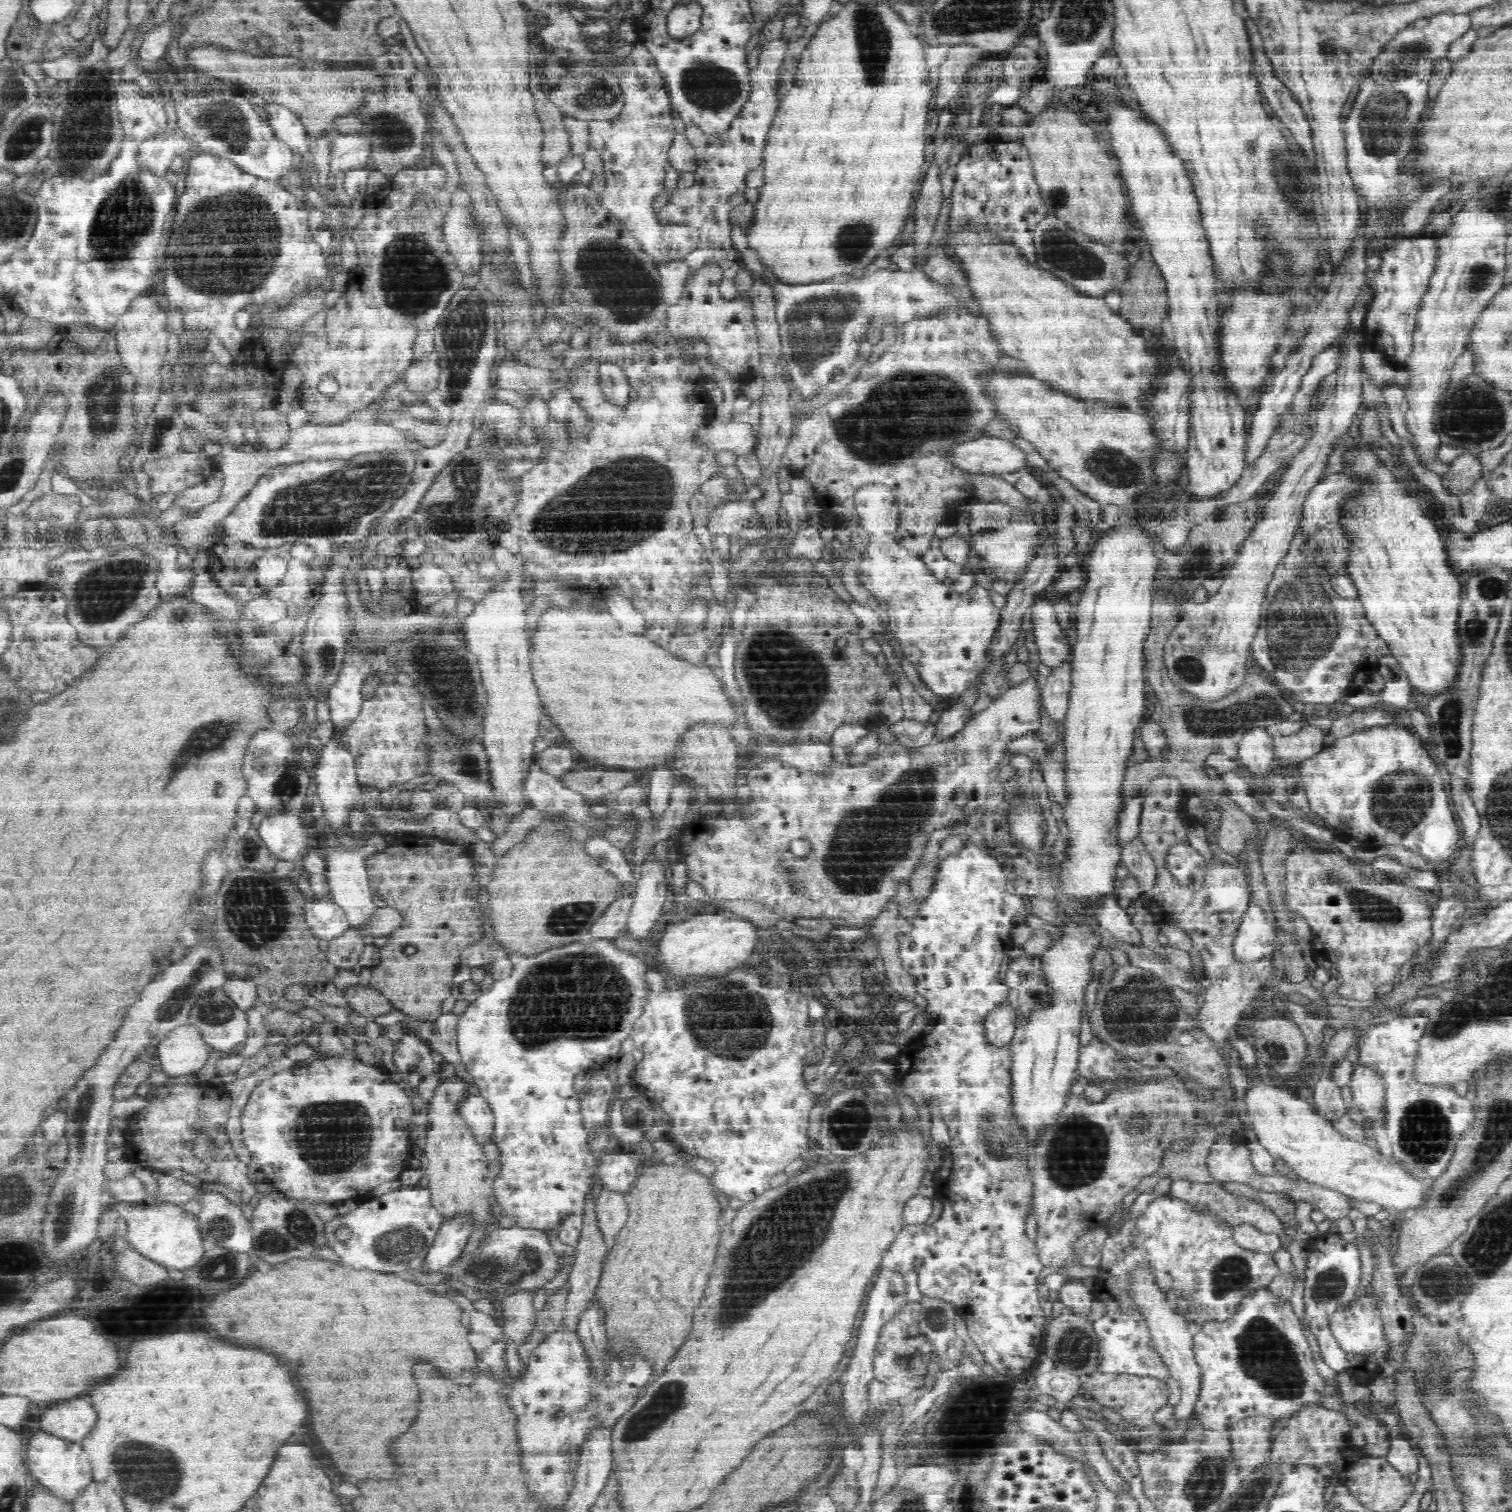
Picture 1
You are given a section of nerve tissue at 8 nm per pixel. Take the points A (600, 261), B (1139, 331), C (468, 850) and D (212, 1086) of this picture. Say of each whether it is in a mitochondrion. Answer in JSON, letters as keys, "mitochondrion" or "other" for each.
{"A":"mitochondrion","B":"other","C":"other","D":"other"}

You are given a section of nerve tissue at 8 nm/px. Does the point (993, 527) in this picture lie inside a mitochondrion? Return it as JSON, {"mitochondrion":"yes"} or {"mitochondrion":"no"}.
{"mitochondrion":"yes"}

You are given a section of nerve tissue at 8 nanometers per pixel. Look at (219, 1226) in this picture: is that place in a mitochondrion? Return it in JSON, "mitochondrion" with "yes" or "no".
{"mitochondrion":"yes"}

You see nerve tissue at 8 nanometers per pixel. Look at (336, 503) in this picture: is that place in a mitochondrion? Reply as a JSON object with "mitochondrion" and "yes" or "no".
{"mitochondrion":"yes"}

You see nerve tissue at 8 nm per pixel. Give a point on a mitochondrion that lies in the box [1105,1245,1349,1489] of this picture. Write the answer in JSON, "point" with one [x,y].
{"point":[1265,1354]}

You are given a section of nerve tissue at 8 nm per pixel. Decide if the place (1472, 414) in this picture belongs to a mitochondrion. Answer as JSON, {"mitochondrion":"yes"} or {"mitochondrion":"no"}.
{"mitochondrion":"yes"}

